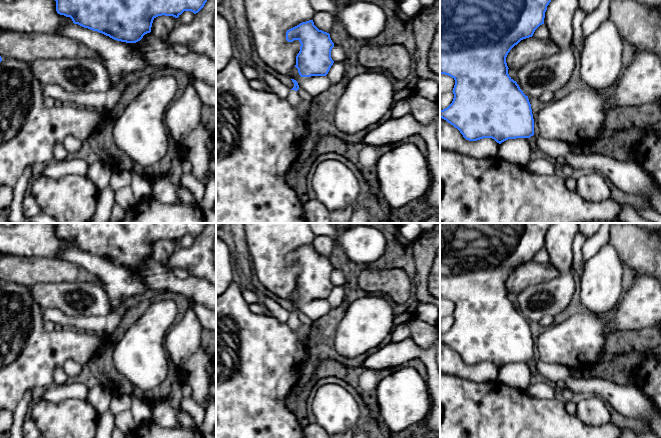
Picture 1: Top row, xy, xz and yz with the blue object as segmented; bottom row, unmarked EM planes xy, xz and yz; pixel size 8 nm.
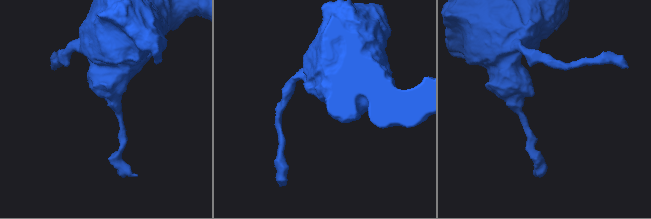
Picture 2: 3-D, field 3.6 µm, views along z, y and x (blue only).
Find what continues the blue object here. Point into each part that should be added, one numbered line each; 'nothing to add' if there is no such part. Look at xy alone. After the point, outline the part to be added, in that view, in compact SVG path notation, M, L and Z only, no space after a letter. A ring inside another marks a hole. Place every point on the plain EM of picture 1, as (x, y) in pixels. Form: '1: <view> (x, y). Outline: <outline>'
nothing to add

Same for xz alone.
1: xz (295, 324). Outline: M290 314L287 323L293 331L298 331L303 325L303 323L299 320L298 315L295 314Z

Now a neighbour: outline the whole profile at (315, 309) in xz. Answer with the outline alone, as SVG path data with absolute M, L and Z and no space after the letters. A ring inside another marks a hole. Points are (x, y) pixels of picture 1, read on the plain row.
M294 291L288 298L288 301L298 306L300 312L304 313L313 322L322 319L331 311L328 300L301 301L298 293Z

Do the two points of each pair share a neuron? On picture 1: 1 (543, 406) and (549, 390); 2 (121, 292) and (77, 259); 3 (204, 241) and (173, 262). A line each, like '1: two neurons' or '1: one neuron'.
1: two neurons
2: one neuron
3: one neuron

